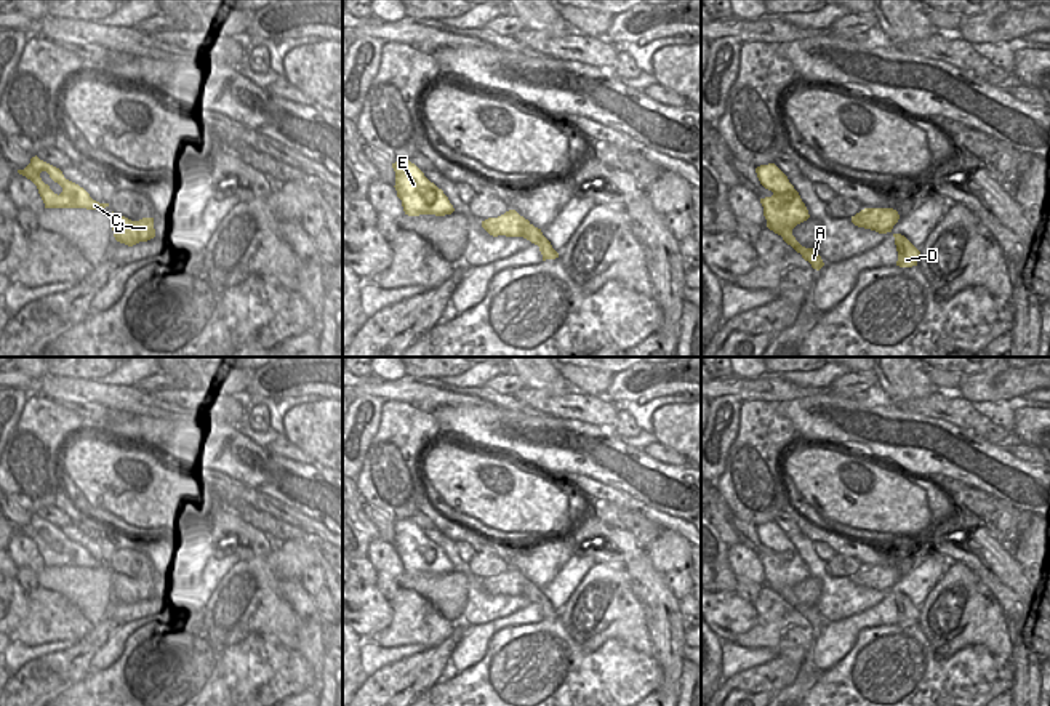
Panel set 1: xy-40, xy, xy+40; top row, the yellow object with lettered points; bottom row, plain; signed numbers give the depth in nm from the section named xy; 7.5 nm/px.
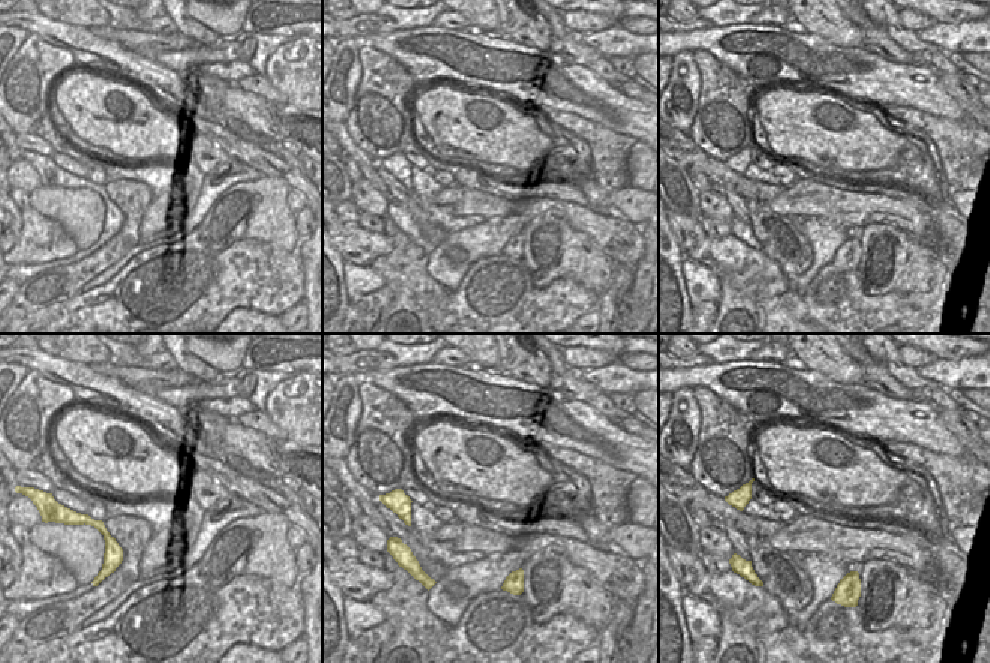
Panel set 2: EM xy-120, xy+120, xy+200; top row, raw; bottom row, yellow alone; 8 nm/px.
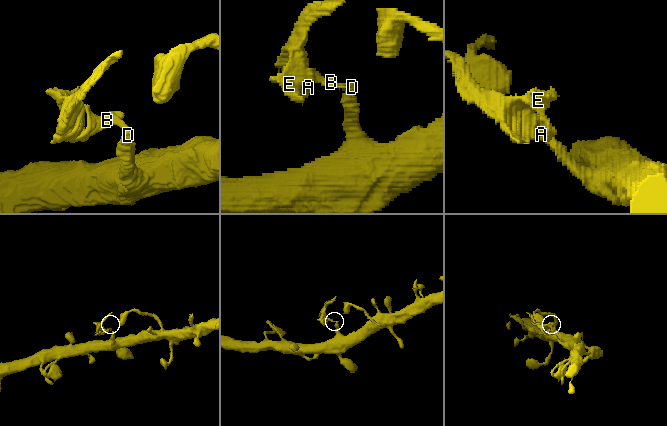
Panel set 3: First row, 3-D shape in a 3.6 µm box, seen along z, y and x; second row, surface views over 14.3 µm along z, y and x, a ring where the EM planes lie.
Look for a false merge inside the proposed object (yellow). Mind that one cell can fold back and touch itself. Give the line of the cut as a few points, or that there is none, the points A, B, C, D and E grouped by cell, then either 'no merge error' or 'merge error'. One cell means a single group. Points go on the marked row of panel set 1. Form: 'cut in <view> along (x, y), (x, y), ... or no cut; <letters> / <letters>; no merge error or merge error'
cut in xy along (530, 224), (522, 236); A B C E / D; merge error

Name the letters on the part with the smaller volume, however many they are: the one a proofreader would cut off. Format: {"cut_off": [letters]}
{"cut_off": ["A", "B", "C", "E"]}

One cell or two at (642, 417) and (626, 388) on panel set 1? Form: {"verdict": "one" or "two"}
{"verdict": "two"}

